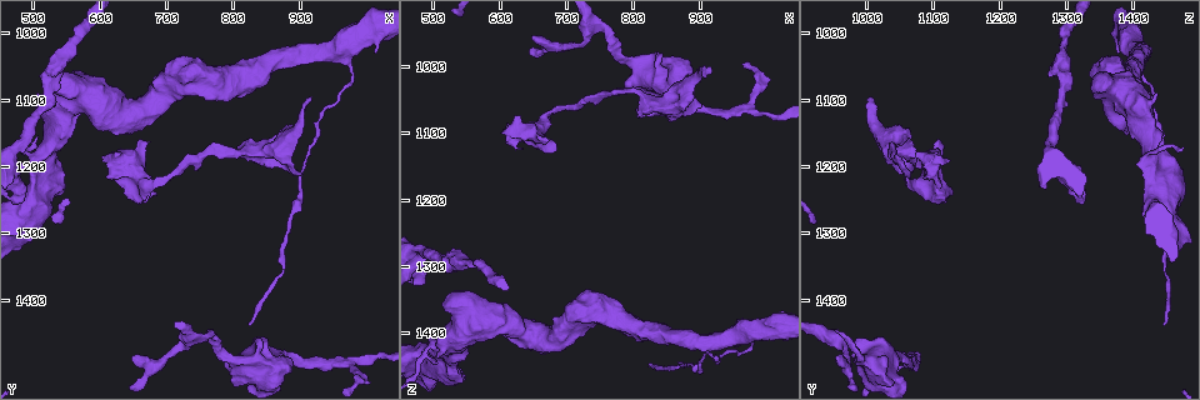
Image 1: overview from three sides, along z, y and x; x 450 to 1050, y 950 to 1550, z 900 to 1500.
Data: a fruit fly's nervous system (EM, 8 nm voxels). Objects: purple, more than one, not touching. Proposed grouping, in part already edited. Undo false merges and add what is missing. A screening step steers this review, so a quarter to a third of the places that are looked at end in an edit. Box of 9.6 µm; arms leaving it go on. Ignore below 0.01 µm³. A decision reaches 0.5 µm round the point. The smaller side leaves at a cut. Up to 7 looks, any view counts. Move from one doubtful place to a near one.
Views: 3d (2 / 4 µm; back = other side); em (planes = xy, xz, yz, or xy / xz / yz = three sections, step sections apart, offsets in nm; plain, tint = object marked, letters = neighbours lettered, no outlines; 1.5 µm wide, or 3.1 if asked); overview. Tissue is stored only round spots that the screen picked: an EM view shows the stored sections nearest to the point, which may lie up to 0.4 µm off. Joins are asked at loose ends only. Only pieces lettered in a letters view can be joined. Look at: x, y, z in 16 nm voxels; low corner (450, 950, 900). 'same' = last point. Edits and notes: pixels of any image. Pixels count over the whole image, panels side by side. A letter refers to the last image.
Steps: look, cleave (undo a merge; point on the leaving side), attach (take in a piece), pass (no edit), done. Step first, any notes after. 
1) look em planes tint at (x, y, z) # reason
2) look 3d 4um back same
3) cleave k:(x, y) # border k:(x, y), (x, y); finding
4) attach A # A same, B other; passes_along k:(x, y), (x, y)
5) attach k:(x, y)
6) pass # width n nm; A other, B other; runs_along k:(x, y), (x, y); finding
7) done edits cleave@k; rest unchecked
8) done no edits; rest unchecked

look 3d 2um back at (650, 1490, 950) # free end

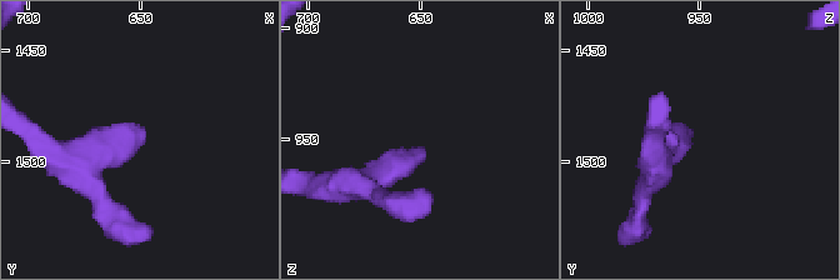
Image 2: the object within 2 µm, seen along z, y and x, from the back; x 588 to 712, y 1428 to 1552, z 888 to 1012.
look em planes letters at (650, 1492, 954)

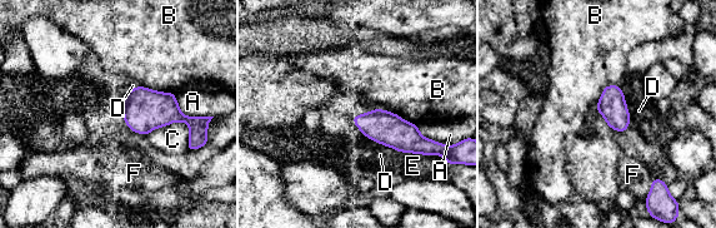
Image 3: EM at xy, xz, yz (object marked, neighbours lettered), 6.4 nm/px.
pass # A other, B other, C other, D other, E other, F other; border 3:(377, 108), (399, 114), (417, 125); no lettered piece goes on from it

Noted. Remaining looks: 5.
look 3d 2um at (950, 1495, 1065) # three-way junction

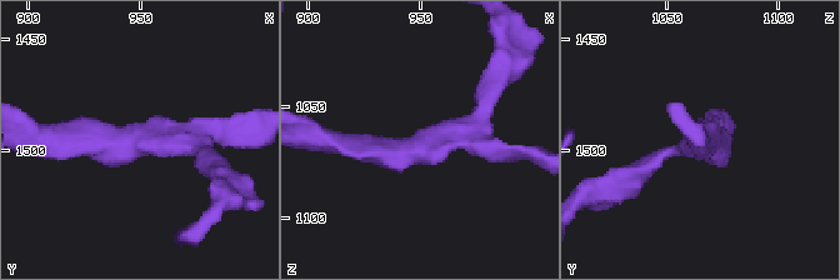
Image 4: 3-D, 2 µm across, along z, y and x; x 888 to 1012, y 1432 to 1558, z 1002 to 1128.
look em xz step 8 tint at (952, 1497, 1067) # arms 3

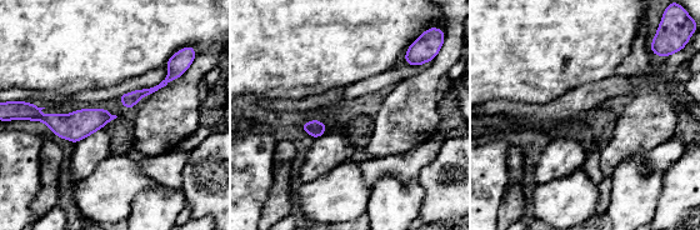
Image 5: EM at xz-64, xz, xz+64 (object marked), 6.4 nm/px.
look em planes letters same

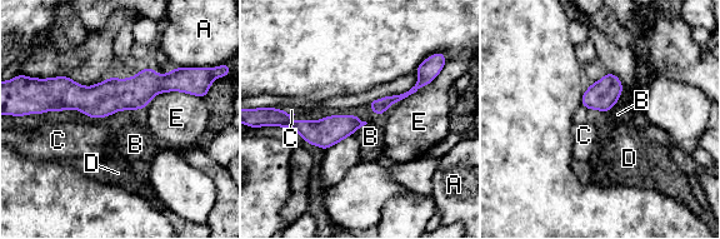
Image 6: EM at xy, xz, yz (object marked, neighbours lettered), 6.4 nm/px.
pass # width 160 nm; A other, B other, C other, D other, E other; all the same neuron

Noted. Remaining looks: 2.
look em planes letters at (505, 1085, 1440) # stops while still wide

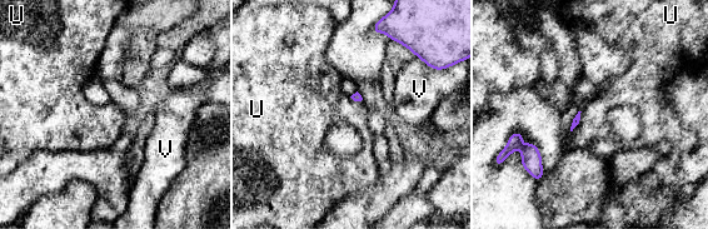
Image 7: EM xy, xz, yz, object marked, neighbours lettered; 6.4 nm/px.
pass # U other, V other; border 7:(582, 111), (579, 123), (572, 132); none of them fits

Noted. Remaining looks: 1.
done no edits; rest unchecked

